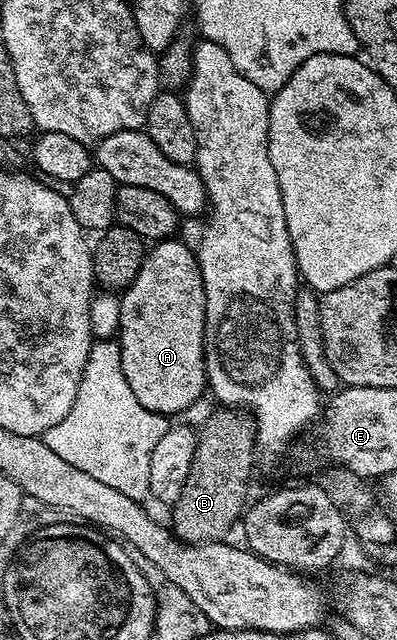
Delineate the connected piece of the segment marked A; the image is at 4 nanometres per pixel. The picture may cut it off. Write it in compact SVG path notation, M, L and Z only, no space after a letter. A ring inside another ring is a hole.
M172 237L156 242L146 252L136 279L122 292L119 301L121 305L121 321L119 322L117 336L117 342L121 349L121 369L125 373L125 381L129 381L129 389L133 389L133 397L137 397L137 401L141 401L141 405L145 405L145 409L168 417L174 417L178 411L183 411L186 407L193 406L202 397L203 391L205 395L205 388L208 386L207 366L203 360L203 334L205 333L205 289L203 288L203 278L201 277L201 269L199 268L196 252L192 248L190 251L185 244L178 243L177 240L178 238Z

